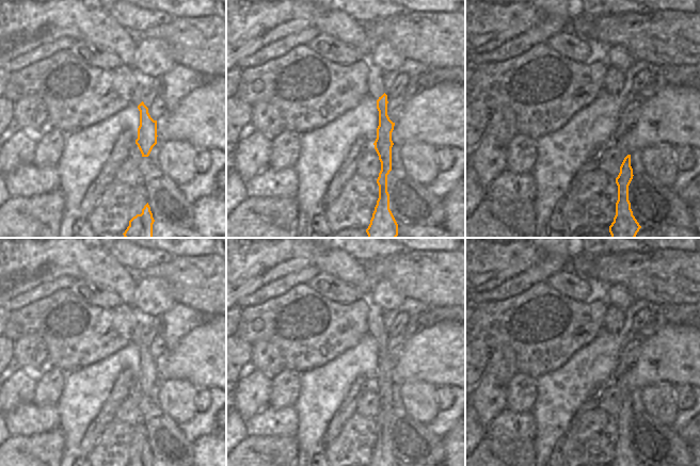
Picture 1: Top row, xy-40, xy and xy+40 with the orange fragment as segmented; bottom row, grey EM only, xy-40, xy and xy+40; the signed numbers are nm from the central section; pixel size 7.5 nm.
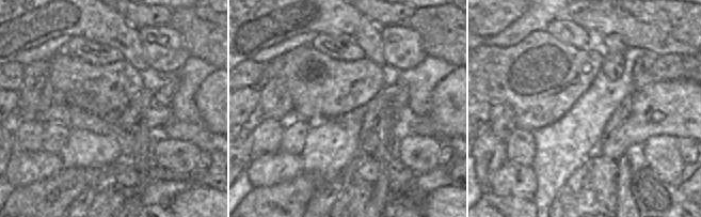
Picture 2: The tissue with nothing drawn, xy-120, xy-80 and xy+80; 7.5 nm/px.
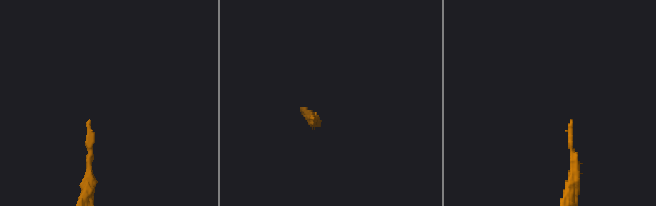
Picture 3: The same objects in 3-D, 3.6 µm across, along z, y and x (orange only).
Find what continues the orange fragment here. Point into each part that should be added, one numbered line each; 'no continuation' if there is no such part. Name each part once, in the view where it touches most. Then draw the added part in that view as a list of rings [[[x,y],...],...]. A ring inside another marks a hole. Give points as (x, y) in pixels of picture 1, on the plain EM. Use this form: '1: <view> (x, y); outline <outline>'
1: xy (376, 328); outline [[[370,305],[368,311],[368,334],[377,340],[384,332],[383,311],[378,306]]]

